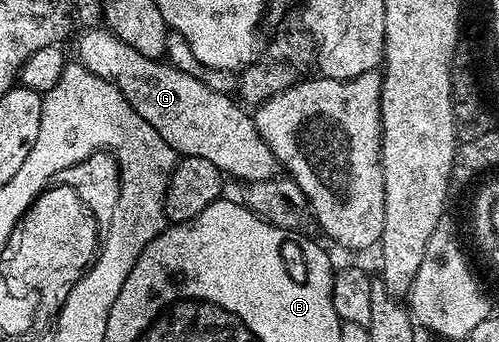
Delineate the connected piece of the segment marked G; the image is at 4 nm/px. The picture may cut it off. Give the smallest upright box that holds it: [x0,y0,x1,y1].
[75,26,279,184]

